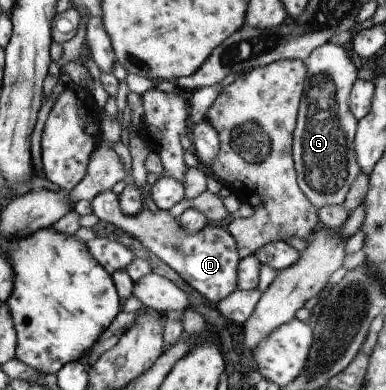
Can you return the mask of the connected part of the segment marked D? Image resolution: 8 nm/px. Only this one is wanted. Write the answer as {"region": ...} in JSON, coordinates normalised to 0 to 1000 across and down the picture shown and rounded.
{"region":[[[290,487],[259,490],[249,497],[236,513],[236,533],[236,546],[254,562],[290,572],[316,587],[321,600],[352,613],[368,633],[378,633],[420,674],[453,695],[484,728],[487,741],[508,744],[544,777],[580,767],[614,741],[611,677],[622,659],[606,610],[585,592],[585,582],[534,572],[523,587],[487,597],[461,572],[459,556],[446,556],[435,538],[404,533],[394,546],[373,528],[350,549],[324,549],[311,536],[303,500]]]}

